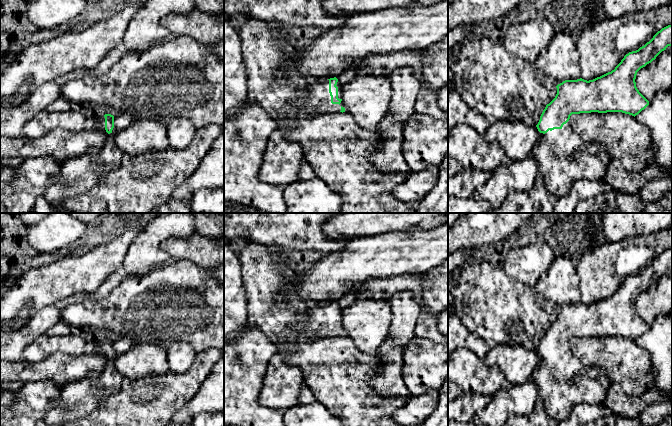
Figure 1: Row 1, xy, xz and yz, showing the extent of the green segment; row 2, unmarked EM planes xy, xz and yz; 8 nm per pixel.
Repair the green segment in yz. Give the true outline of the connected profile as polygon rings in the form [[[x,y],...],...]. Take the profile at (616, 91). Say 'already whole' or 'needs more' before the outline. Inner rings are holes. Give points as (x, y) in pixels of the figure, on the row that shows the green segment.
needs more; [[[672,25],[658,31],[653,38],[636,51],[629,52],[614,70],[593,80],[565,80],[556,86],[555,98],[546,105],[536,125],[541,133],[533,156],[539,164],[539,172],[544,176],[548,191],[557,198],[569,194],[574,184],[582,179],[604,180],[605,170],[611,160],[604,146],[586,143],[572,129],[569,122],[572,114],[622,112],[638,115],[649,101],[636,87],[637,72],[651,63],[668,46],[672,46]]]

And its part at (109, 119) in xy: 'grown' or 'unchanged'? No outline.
grown

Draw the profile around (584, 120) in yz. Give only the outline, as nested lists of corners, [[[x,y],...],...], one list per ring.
[[[622,112],[572,114],[572,129],[586,143],[604,146],[610,159],[619,160],[629,172],[654,164],[654,149],[647,127]]]

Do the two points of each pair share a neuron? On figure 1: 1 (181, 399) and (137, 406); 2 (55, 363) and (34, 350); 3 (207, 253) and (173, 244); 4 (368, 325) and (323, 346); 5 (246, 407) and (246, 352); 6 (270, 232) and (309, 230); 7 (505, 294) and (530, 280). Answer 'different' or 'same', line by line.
1: same
2: different
3: same
4: different
5: same
6: same
7: different

